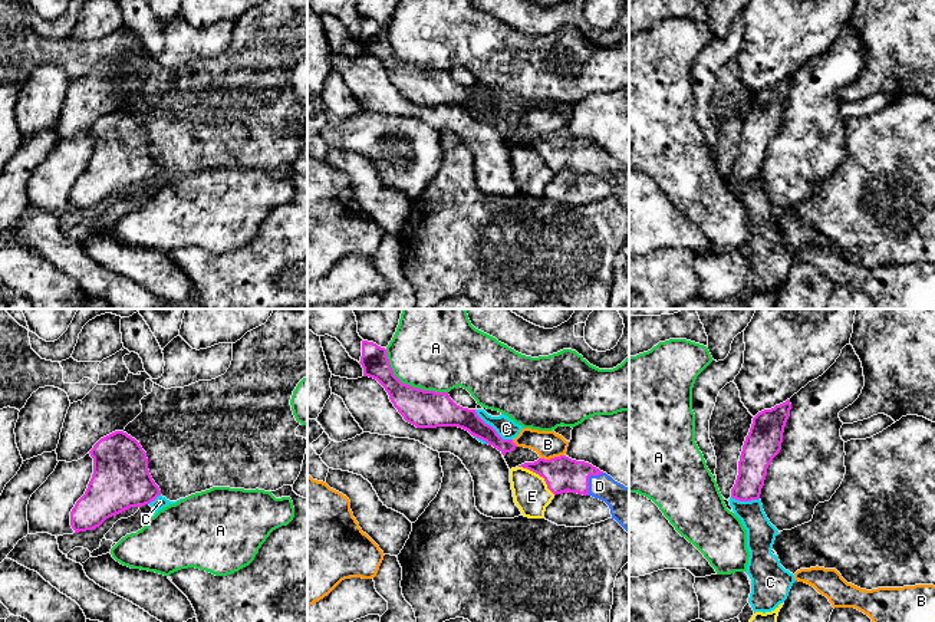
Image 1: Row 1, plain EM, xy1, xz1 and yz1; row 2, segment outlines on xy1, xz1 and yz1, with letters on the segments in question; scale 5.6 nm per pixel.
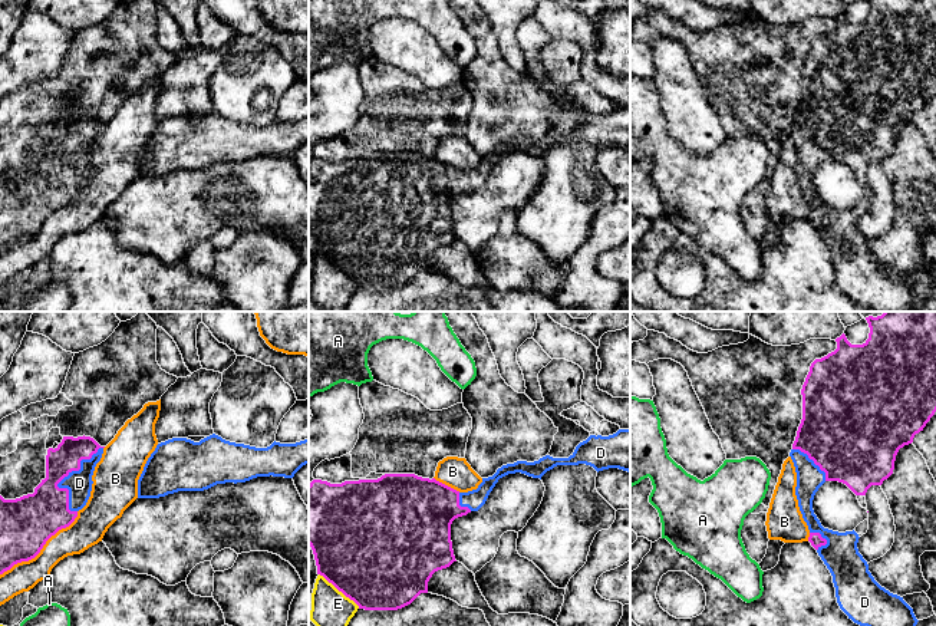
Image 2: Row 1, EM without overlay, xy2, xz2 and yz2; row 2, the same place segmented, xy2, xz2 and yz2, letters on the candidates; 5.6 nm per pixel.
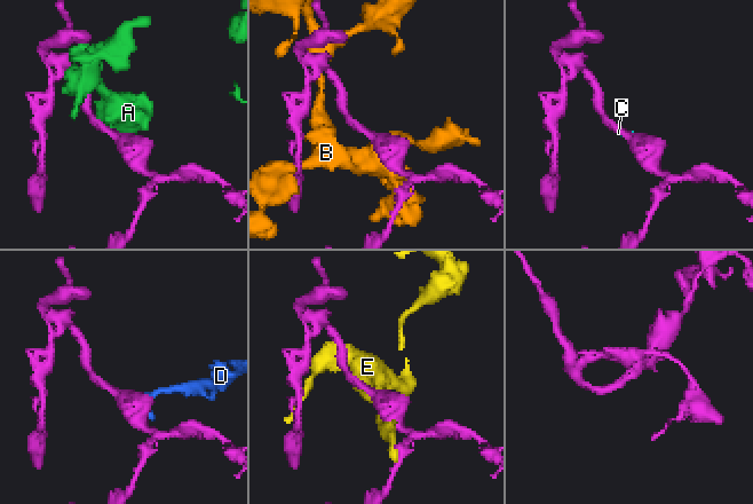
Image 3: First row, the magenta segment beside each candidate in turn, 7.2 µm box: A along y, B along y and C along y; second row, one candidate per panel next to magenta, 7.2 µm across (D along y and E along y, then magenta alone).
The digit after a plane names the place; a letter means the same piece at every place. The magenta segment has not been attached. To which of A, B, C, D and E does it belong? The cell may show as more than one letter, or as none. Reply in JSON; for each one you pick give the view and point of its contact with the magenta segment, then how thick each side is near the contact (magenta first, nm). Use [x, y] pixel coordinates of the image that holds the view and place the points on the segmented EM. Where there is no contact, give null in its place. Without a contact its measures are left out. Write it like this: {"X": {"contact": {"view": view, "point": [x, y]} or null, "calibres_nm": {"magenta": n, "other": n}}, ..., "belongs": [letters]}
{"D": {"contact": {"view": "xy2", "point": [66, 475]}, "calibres_nm": {"magenta": 260, "other": 140}}, "belongs": ["D"]}

